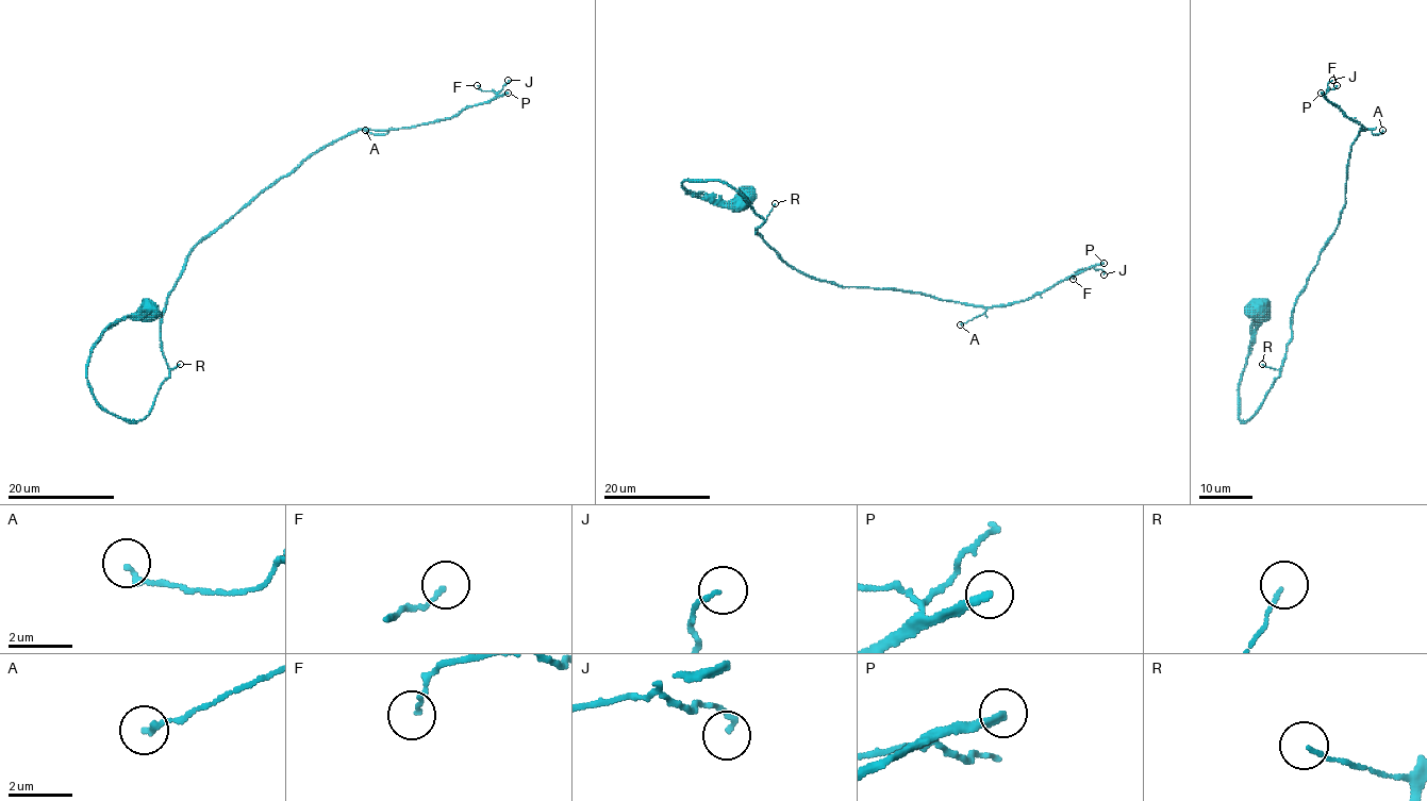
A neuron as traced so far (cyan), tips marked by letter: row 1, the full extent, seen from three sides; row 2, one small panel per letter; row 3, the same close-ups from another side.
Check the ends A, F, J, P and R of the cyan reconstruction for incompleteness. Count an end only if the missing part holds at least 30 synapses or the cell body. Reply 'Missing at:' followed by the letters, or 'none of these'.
Missing at: P

